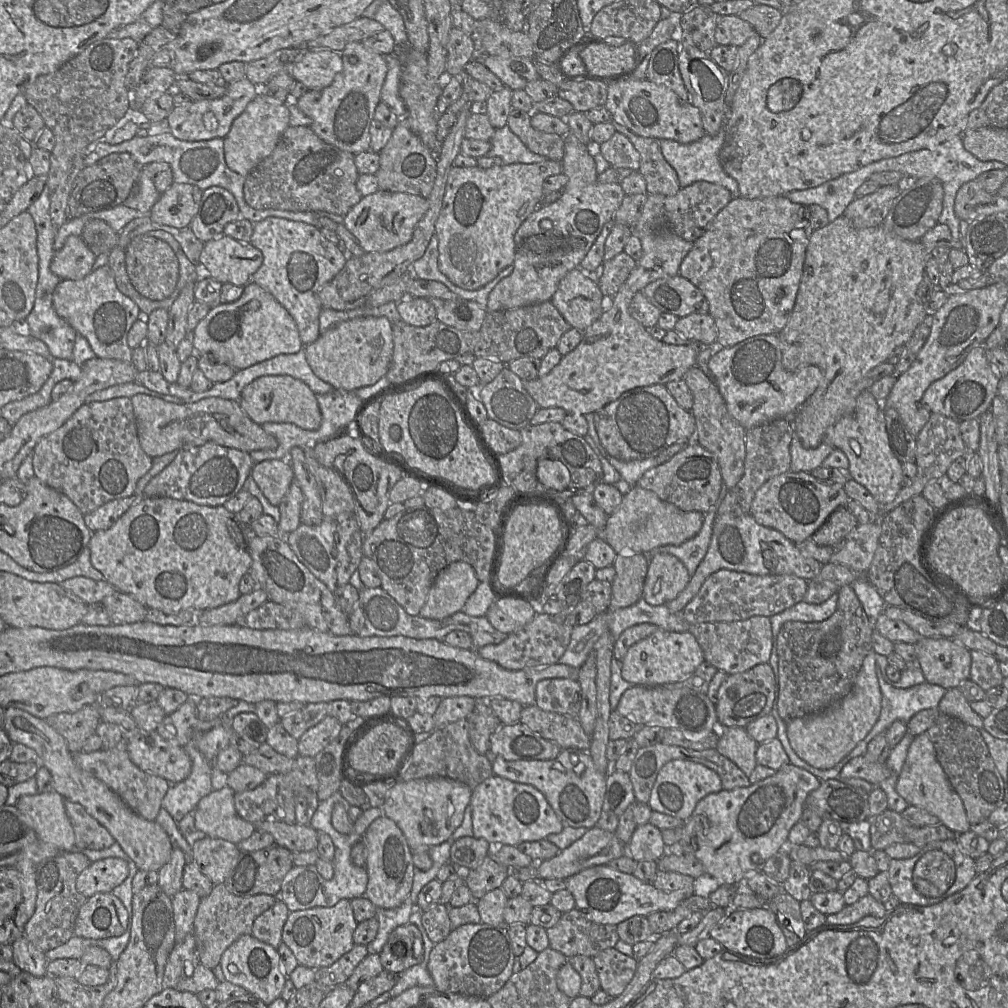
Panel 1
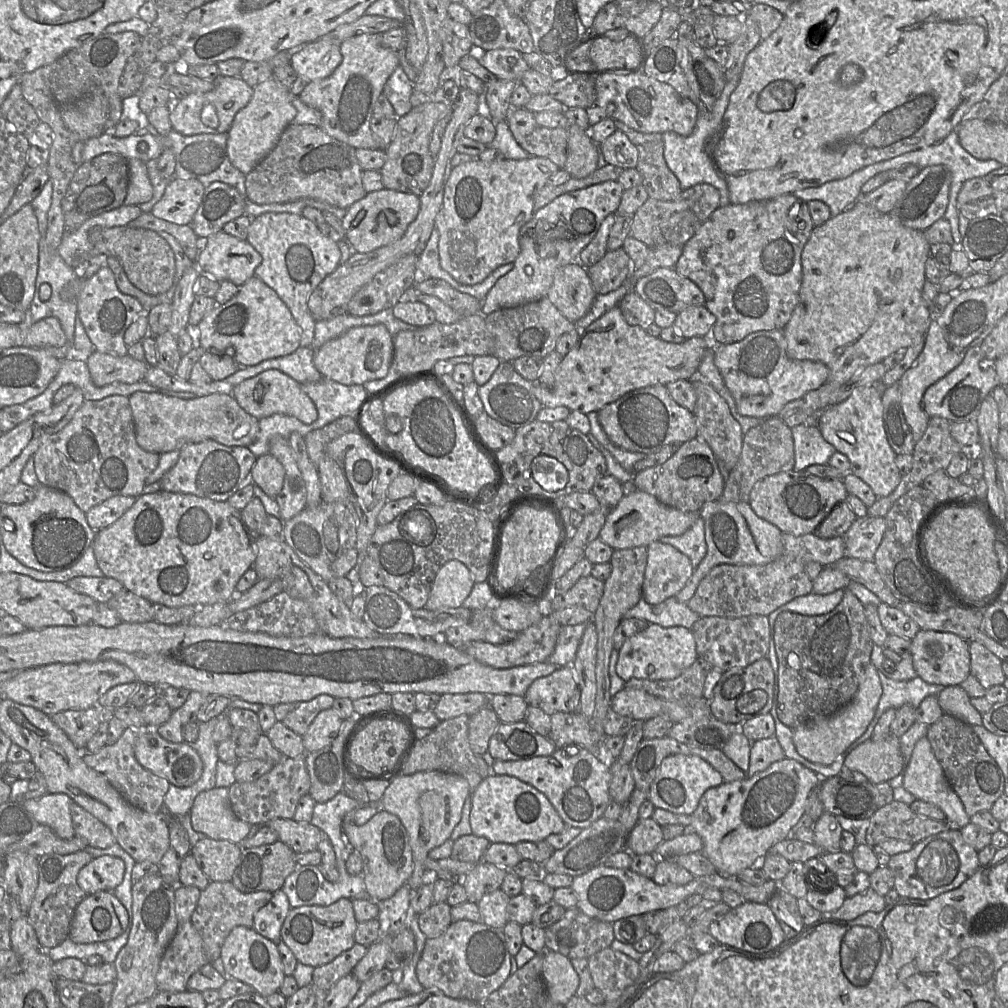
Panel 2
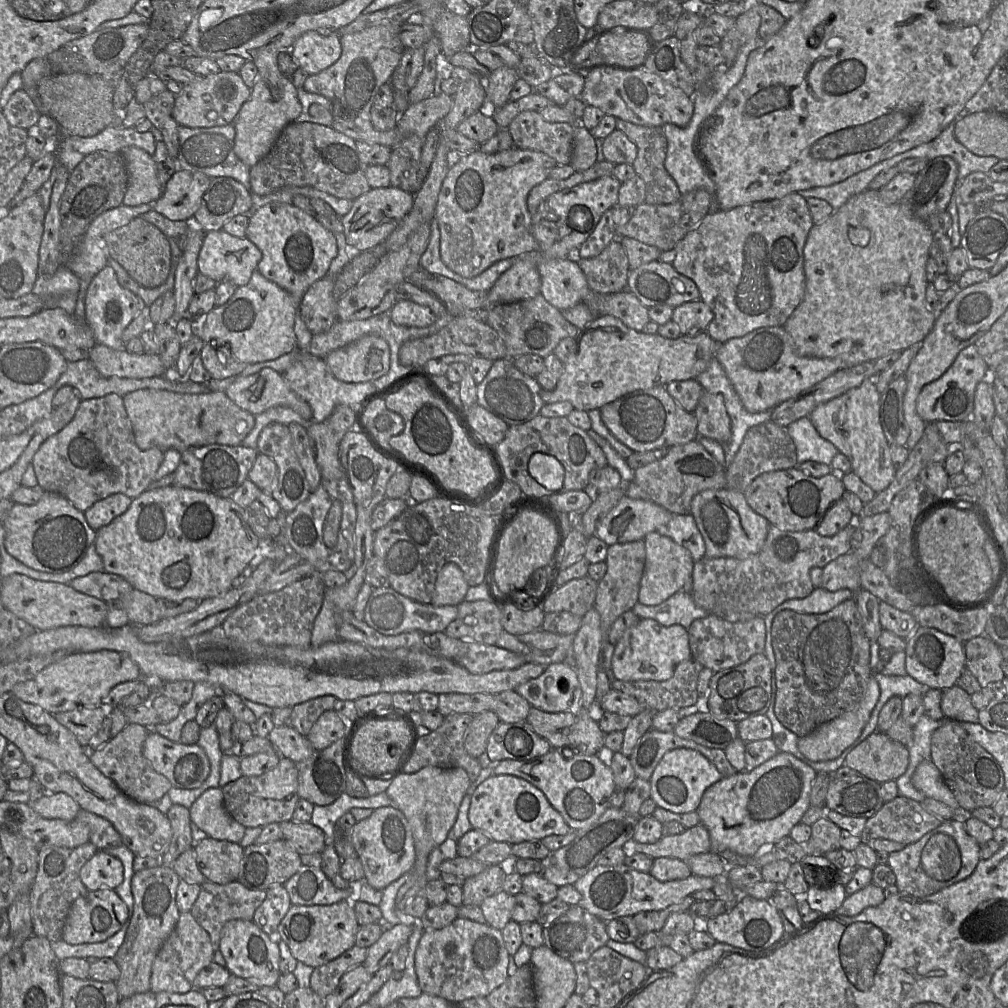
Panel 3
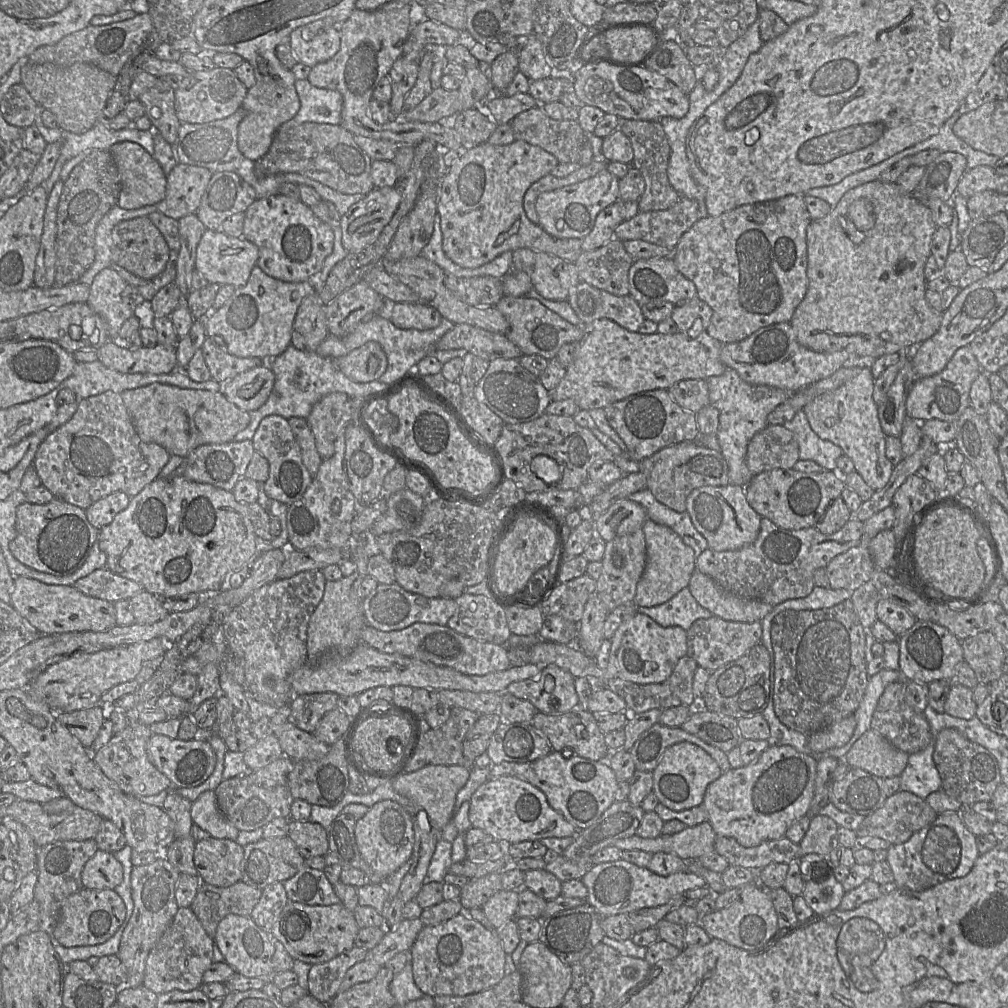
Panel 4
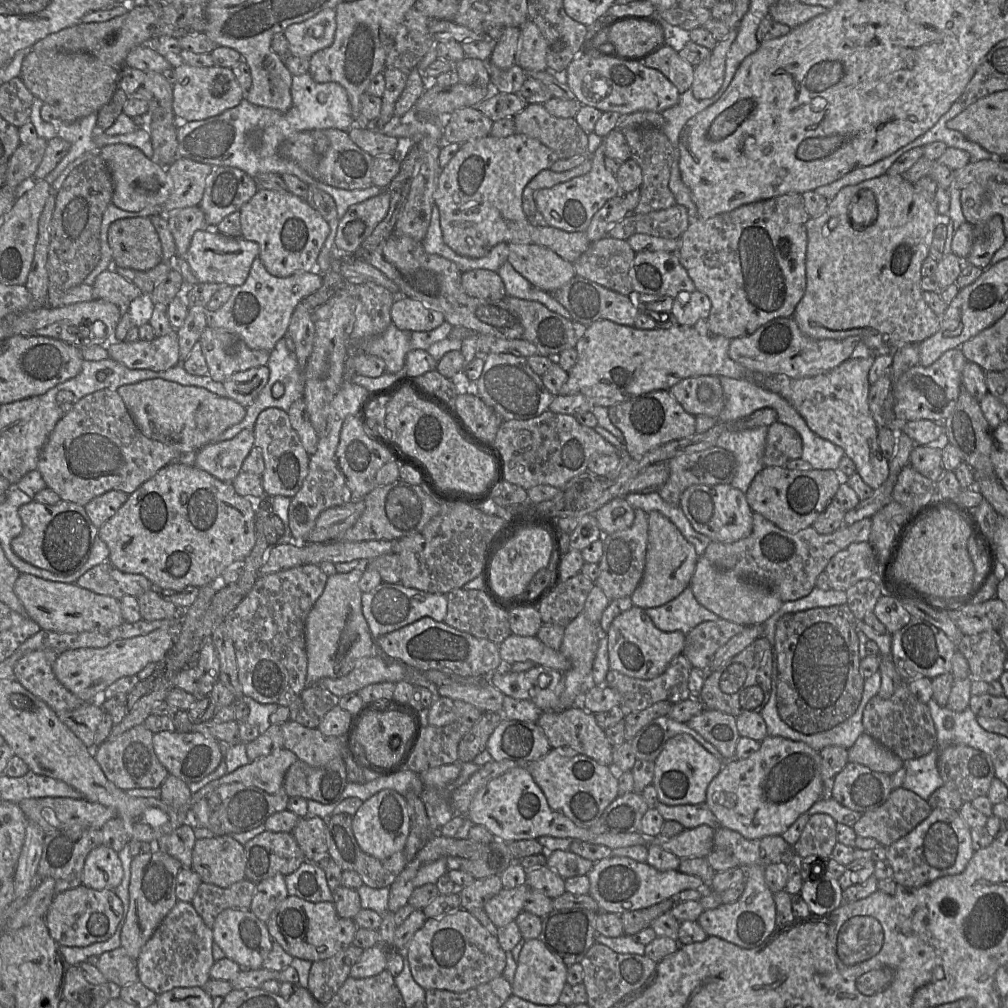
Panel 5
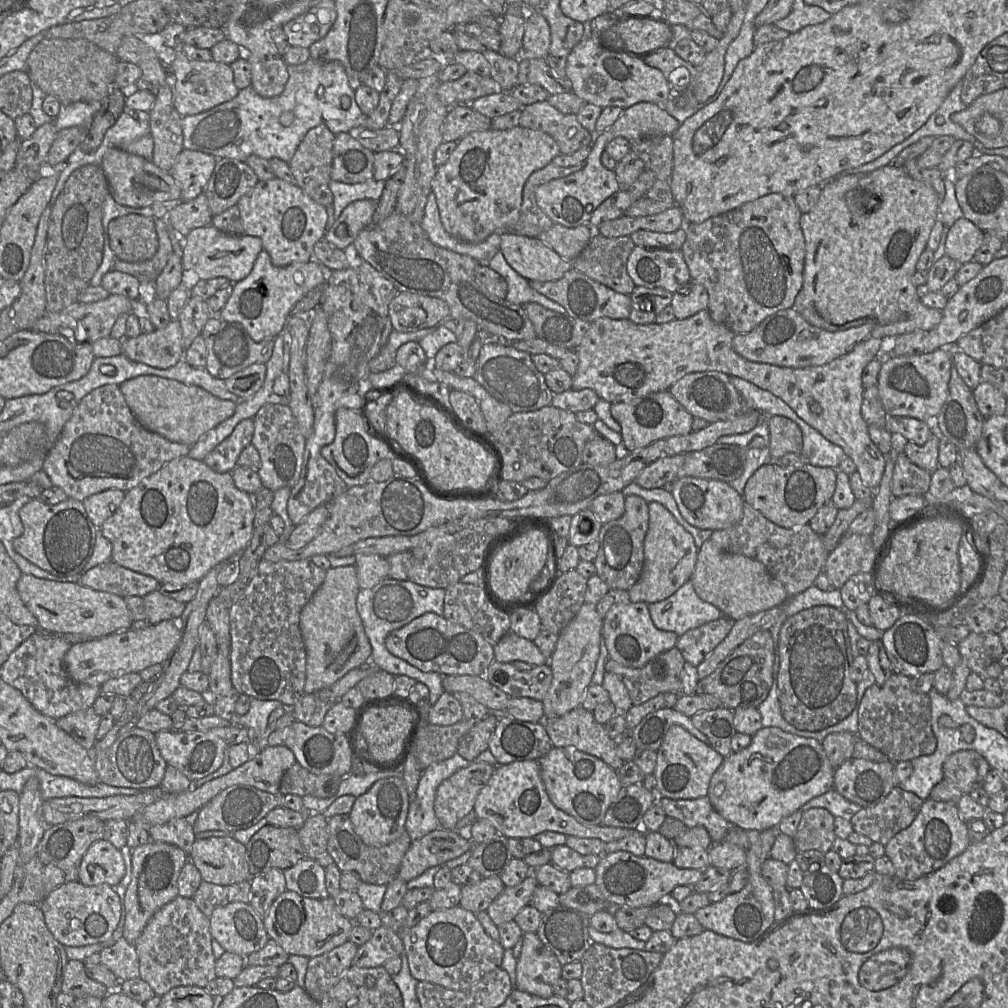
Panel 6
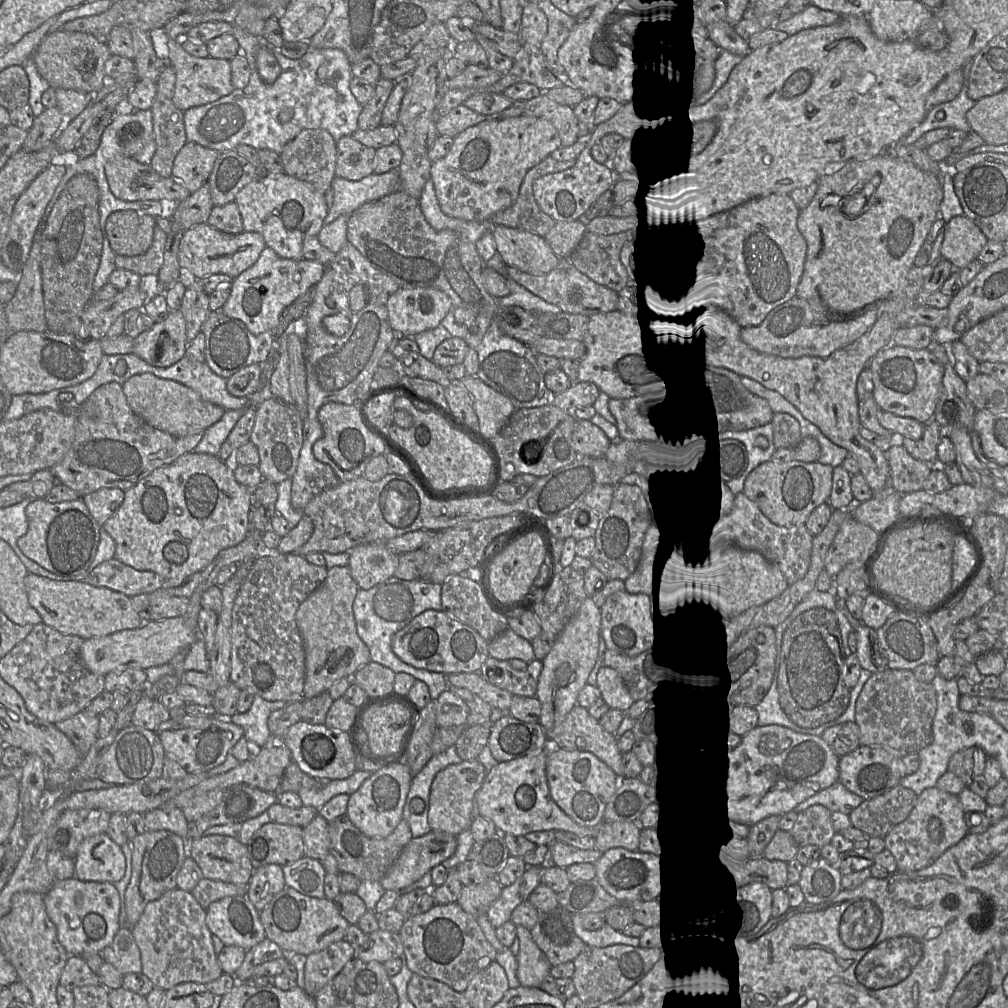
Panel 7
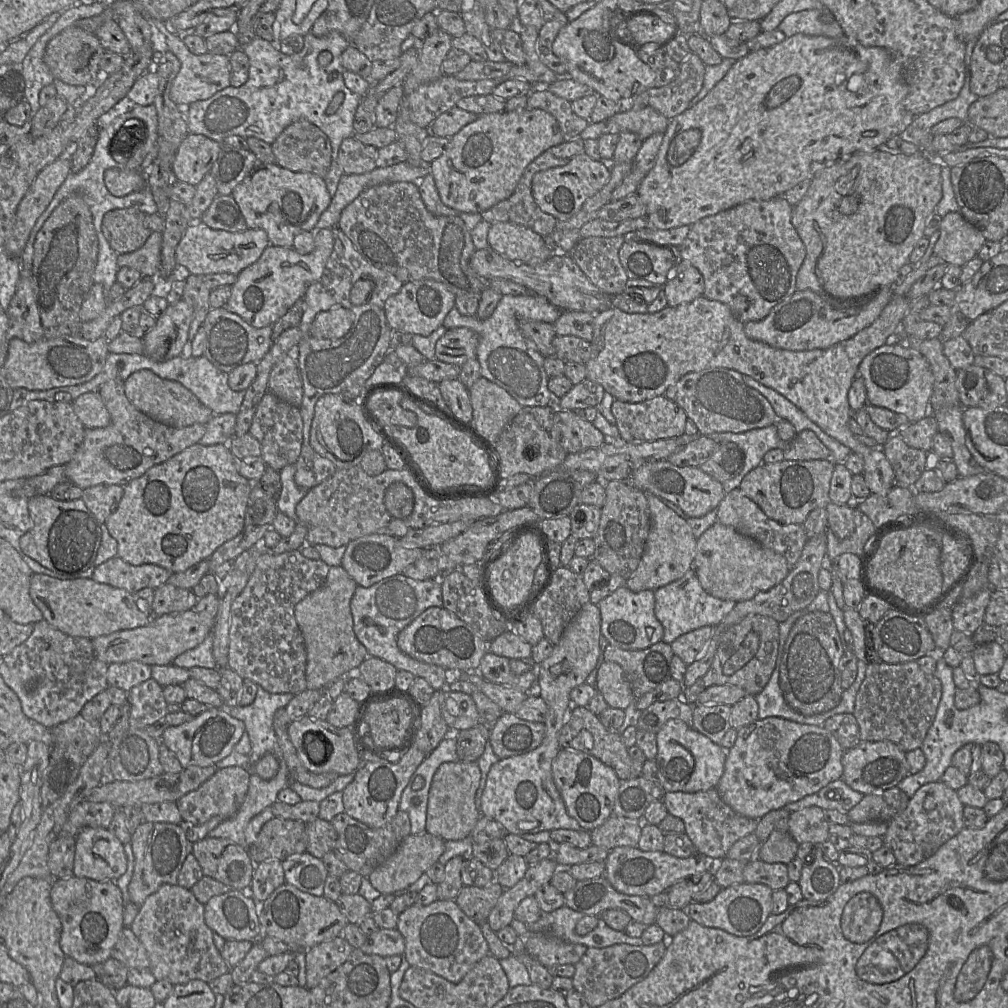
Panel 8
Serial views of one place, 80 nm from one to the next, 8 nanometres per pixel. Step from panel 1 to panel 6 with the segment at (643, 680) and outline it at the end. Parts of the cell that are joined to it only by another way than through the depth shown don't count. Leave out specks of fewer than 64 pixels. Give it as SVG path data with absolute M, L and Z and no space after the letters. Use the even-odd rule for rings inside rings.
M645 602L613 604L603 618L602 636L609 658L631 668L641 668L658 654L676 647L679 638L676 633L660 630L653 624Z

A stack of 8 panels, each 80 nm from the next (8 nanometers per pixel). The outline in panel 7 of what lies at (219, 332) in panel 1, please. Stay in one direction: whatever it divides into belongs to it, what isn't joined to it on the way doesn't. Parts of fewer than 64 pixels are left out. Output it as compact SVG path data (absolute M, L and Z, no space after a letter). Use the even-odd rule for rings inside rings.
M266 246L258 260L234 279L222 311L226 316L242 321L254 335L274 330L285 310L321 280L325 268L314 260L282 258Z

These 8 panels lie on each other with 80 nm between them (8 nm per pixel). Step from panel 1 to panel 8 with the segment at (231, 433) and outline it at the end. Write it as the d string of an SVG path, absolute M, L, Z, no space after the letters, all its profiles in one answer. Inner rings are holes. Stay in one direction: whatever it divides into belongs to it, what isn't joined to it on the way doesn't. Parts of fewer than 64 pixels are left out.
M148 369L132 373L124 382L128 400L142 413L162 424L184 428L194 424L206 425L215 415L186 387L177 381L161 378Z

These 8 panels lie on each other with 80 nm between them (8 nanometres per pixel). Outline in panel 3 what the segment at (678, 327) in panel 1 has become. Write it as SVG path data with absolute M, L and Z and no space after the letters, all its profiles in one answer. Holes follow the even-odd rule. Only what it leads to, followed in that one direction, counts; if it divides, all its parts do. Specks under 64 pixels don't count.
M702 300L686 302L673 308L672 321L679 326L682 335L706 331L713 318L713 311Z

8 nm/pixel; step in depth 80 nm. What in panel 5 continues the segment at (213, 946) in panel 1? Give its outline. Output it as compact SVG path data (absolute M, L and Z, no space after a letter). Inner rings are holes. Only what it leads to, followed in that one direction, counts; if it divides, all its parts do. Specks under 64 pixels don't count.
M247 879L227 888L202 882L191 901L206 926L212 929L219 913L226 909L249 910L256 884Z

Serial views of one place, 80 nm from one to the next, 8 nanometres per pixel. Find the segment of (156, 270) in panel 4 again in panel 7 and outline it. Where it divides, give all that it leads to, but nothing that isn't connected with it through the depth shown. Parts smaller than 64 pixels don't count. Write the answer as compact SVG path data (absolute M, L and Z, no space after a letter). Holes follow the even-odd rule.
M134 210L115 211L106 221L106 234L117 255L137 256L151 246L156 218Z

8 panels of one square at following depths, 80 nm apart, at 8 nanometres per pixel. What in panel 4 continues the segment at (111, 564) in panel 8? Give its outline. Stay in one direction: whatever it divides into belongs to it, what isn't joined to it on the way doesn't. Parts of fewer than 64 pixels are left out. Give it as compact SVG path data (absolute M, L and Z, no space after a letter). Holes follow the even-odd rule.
M106 567L78 579L73 586L85 595L115 603L129 600L143 591L137 582L119 576Z

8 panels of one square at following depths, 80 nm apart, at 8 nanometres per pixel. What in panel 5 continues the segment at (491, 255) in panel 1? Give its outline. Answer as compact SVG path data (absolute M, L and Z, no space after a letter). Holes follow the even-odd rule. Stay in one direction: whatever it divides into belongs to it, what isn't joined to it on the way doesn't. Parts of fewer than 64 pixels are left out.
M518 133L505 138L488 135L461 144L458 152L441 169L434 192L444 242L455 253L469 258L484 257L499 243L536 244L549 248L564 260L574 263L591 243L586 231L567 232L551 226L533 226L522 208L522 194L526 185L538 173L550 169L558 159L558 155L540 141Z

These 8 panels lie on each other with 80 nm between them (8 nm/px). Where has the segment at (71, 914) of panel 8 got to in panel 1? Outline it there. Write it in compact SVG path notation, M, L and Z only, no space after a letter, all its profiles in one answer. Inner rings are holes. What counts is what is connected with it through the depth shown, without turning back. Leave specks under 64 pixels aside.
M102 892L87 898L74 925L74 936L105 939L121 936L127 927L128 913L112 892Z

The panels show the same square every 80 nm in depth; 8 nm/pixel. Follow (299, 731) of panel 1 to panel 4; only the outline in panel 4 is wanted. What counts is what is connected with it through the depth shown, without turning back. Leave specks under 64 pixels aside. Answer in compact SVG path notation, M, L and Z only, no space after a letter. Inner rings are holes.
M333 692L295 696L291 701L288 722L308 733L313 733L322 717L337 707L339 695Z

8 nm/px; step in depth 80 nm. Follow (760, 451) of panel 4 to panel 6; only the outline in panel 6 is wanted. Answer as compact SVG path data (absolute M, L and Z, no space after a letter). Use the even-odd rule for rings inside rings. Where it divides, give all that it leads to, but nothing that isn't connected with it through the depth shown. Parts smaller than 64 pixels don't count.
M769 416L766 418L770 431L769 451L772 461L788 453L800 454L802 450L800 427L784 416Z

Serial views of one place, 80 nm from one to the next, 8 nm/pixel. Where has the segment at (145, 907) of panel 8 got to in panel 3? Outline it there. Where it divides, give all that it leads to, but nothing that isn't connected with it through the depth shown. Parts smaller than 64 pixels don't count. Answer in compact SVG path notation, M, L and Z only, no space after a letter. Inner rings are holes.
M190 912L180 913L173 931L153 961L150 991L154 994L189 992L194 989L193 981L200 970L213 962L214 953L208 933L196 922Z

